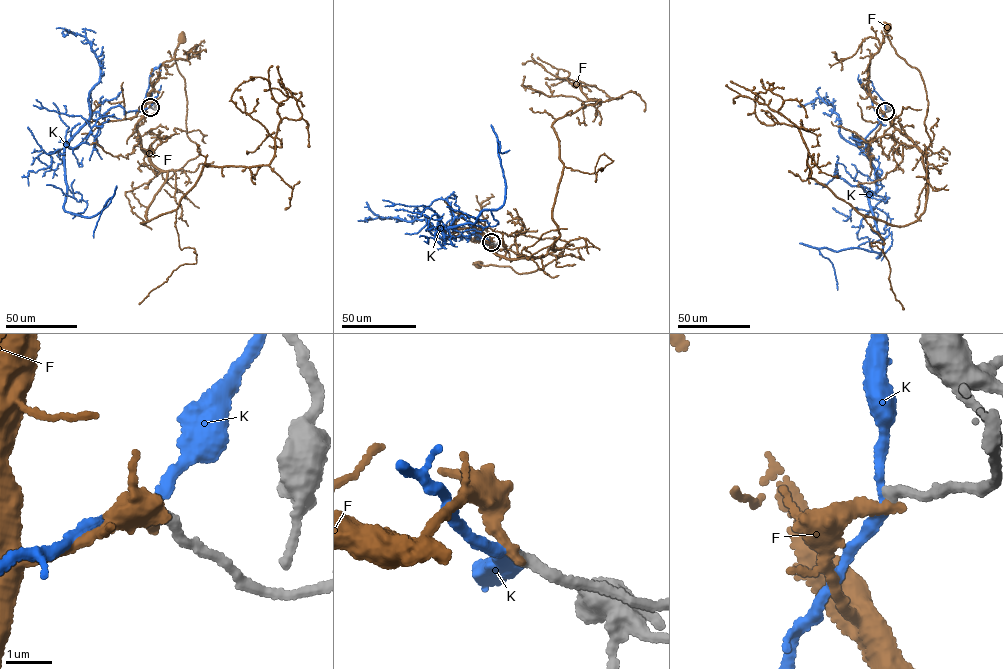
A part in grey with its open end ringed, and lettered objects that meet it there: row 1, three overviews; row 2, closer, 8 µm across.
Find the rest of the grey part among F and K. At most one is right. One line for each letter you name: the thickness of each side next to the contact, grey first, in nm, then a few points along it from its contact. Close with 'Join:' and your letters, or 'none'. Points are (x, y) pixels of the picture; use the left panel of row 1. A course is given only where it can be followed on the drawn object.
Join: none

